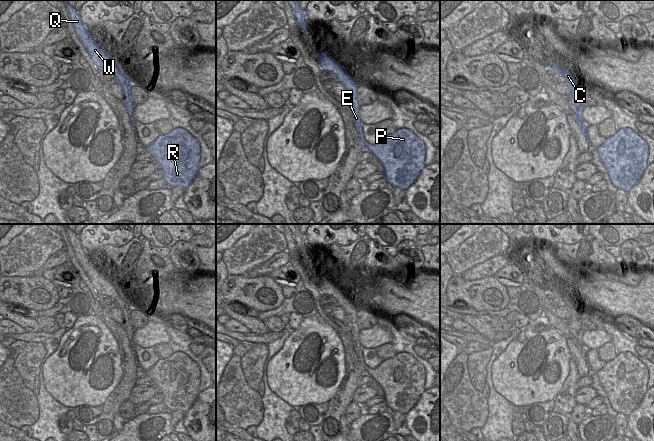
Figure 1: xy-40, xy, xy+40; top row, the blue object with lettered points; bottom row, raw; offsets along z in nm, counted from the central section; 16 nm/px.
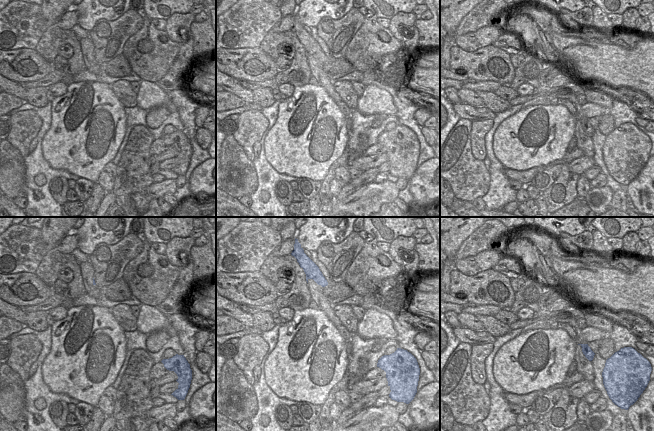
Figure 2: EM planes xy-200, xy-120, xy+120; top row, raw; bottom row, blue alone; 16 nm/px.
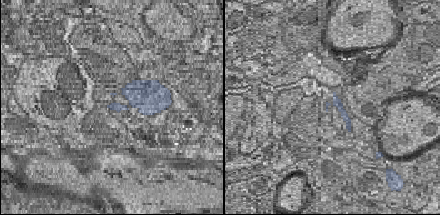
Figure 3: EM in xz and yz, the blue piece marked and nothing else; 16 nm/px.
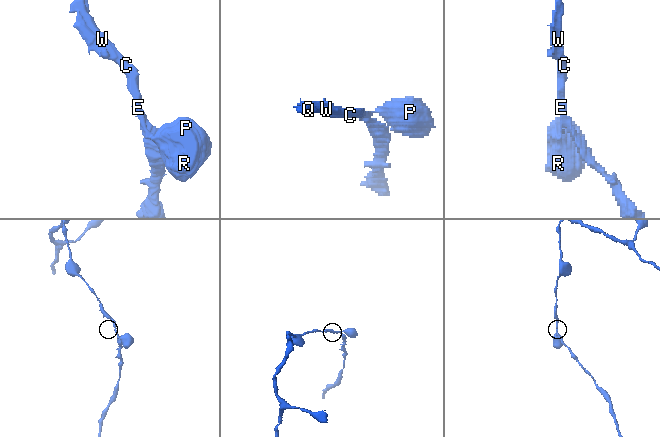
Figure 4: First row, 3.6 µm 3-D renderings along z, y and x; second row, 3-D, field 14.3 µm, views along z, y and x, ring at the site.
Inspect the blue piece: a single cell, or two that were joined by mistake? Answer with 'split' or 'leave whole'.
leave whole

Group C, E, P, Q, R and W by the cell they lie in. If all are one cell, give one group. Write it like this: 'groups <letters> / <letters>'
groups C E P Q R W

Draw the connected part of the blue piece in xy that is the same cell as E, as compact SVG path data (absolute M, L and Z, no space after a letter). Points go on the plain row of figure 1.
M321 276L318 283L322 294L334 297L345 313L345 324L350 328L350 336L358 355L363 374L370 375L384 391L384 402L393 412L407 414L418 402L425 391L425 369L411 354L401 352L393 358L383 360L376 368L369 368L363 358L362 345L359 341L359 328L356 323L357 305L346 293L326 276Z

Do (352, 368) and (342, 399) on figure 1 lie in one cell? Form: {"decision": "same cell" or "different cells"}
{"decision": "same cell"}

